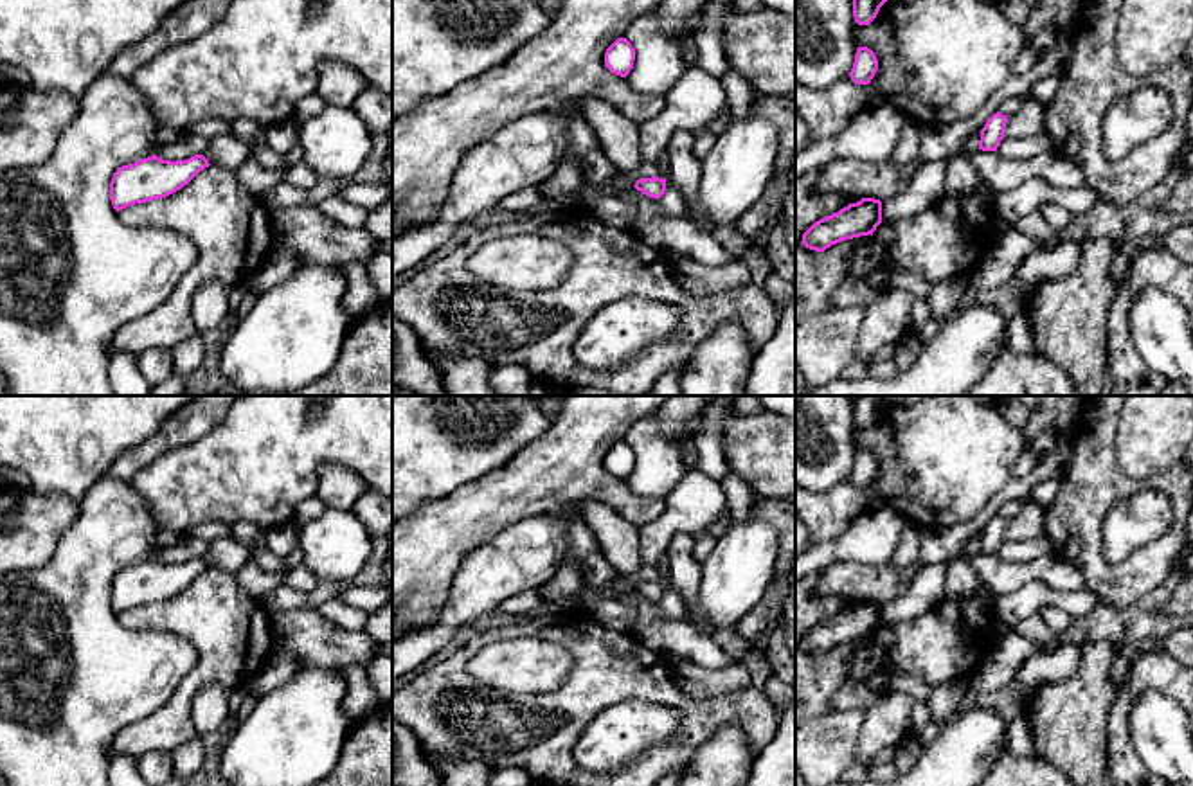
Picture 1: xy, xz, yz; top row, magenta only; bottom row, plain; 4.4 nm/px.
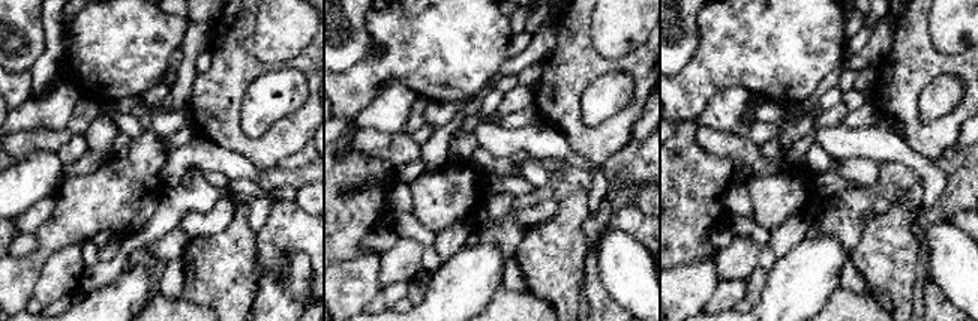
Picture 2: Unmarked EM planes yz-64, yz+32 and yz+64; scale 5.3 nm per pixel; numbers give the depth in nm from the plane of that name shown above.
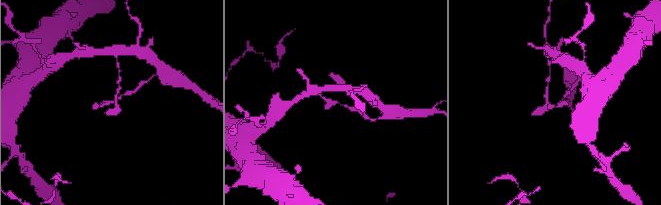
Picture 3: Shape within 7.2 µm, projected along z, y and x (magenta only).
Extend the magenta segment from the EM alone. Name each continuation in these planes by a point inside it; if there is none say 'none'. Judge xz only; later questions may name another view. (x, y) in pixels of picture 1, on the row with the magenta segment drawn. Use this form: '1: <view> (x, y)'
none

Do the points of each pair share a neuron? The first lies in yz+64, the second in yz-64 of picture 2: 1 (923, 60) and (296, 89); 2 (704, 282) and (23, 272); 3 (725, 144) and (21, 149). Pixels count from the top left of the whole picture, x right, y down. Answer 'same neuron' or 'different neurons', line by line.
1: different neurons
2: same neuron
3: same neuron

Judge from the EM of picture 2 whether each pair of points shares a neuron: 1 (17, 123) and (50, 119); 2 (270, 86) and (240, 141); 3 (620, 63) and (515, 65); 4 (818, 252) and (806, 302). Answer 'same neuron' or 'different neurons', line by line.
1: same neuron
2: different neurons
3: different neurons
4: same neuron

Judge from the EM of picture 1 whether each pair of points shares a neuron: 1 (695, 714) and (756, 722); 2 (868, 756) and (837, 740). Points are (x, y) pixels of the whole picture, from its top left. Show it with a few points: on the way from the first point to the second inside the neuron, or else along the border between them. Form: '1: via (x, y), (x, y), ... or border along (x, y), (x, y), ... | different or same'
1: via (709, 714), (742, 714) | same
2: border along (866, 709), (855, 759) | different

